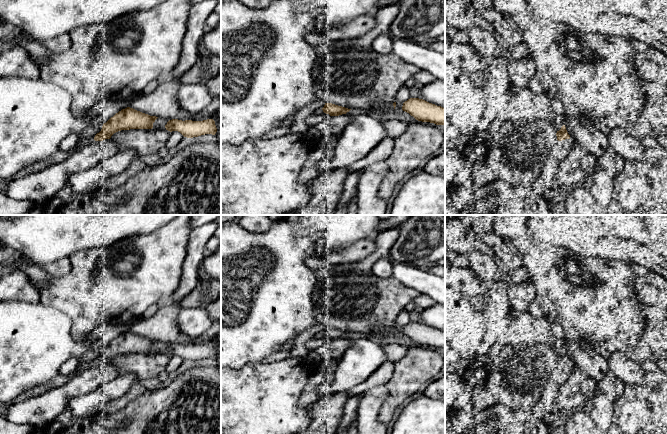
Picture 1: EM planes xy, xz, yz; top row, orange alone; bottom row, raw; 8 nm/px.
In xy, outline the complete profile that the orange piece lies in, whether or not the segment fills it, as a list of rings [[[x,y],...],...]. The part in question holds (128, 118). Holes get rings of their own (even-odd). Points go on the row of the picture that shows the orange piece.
[[[127,107],[116,113],[106,123],[94,137],[95,141],[110,139],[111,136],[121,130],[130,129],[152,129],[153,123],[158,117],[137,111]]]

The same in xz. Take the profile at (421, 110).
[[[408,99],[403,103],[402,110],[409,113],[418,121],[445,125],[445,108],[423,99]]]

